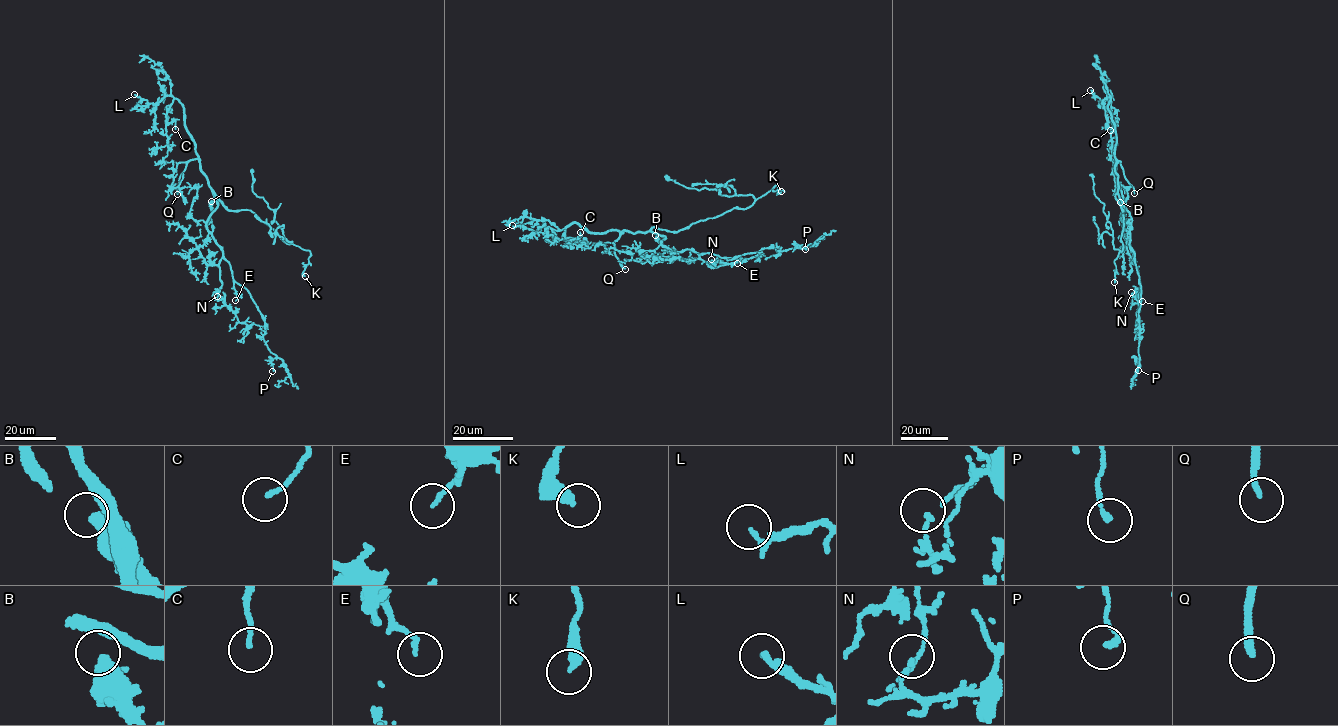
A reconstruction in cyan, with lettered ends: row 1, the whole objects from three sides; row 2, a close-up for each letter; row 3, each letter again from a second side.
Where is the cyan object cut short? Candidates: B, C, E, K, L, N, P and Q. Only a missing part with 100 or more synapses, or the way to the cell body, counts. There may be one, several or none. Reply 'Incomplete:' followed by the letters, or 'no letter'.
Incomplete: Q

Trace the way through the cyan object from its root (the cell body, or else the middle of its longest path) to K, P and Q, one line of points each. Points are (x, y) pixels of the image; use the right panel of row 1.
K: (1123, 211), (1123, 202), (1116, 194), (1124, 214), (1124, 225), (1120, 239), (1123, 247), (1114, 261), (1114, 282)
P: (1123, 211), (1122, 225), (1129, 235), (1141, 288), (1138, 315), (1140, 357), (1136, 360), (1138, 370)
Q: (1123, 211), (1115, 170), (1118, 161), (1134, 193)

